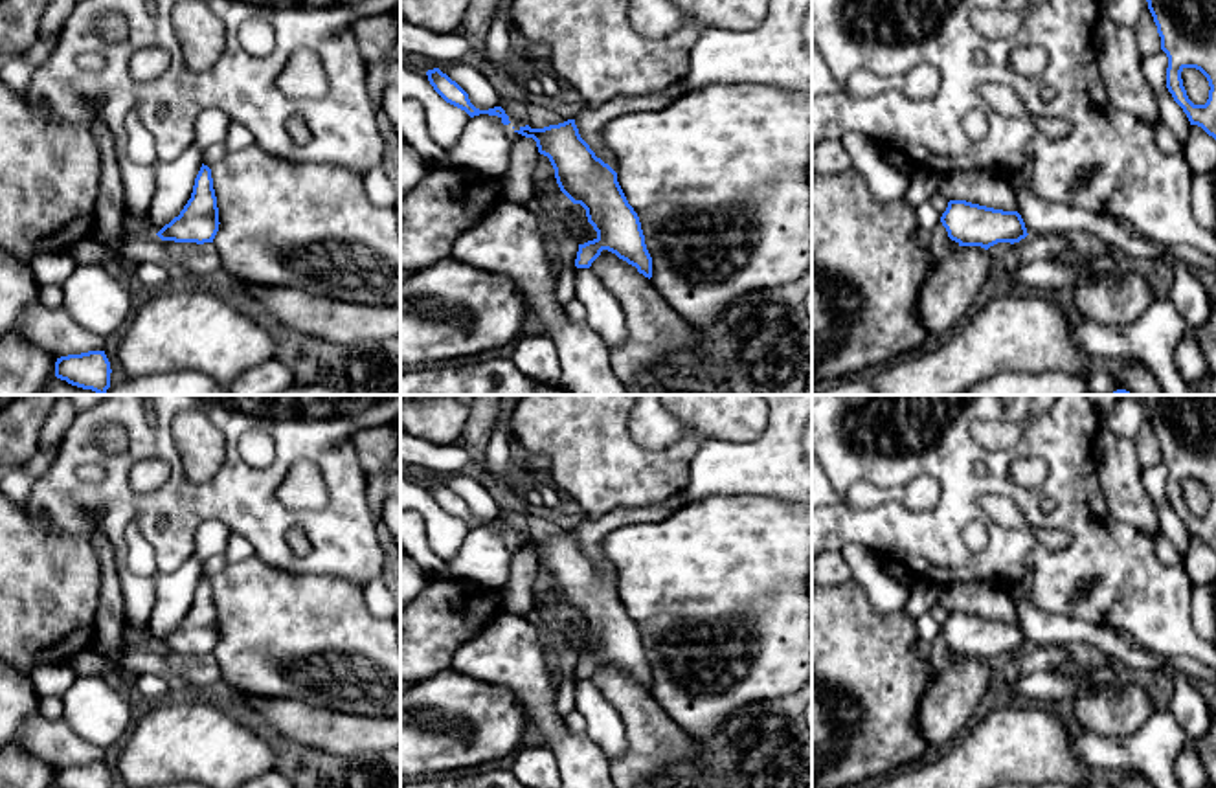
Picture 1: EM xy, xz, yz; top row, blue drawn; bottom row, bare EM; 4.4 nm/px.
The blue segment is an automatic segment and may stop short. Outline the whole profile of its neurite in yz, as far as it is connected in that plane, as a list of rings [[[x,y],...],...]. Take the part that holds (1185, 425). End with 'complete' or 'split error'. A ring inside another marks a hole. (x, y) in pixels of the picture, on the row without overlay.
[[[1143,395],[1148,421],[1168,468],[1166,500],[1190,536],[1216,551],[1216,395]],[[1199,481],[1209,492],[1209,511],[1194,516],[1181,483]]]; complete

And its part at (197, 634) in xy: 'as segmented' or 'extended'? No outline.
as segmented

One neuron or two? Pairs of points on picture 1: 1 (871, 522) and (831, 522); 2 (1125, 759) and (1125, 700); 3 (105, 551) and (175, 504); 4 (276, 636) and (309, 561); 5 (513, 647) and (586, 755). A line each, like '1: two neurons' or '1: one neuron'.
1: one neuron
2: two neurons
3: two neurons
4: two neurons
5: one neuron

